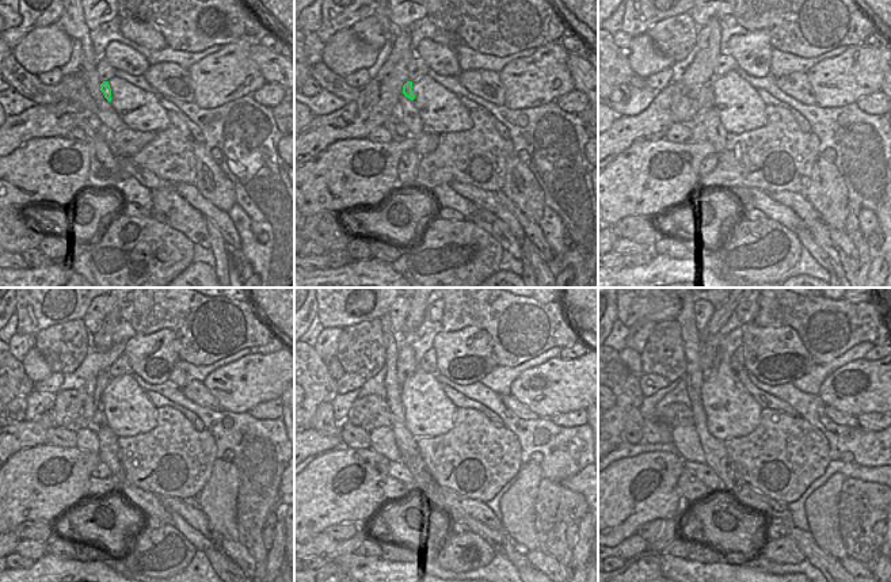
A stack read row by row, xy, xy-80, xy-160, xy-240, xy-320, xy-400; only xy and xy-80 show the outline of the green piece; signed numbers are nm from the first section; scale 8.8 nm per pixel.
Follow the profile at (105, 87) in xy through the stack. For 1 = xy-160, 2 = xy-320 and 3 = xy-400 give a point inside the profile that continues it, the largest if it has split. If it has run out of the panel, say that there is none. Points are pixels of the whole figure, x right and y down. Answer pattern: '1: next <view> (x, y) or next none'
1: next xy-160 (684, 106)
2: next xy-320 (372, 411)
3: next xy-400 (676, 414)

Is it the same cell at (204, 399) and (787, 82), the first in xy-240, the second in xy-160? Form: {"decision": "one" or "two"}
{"decision": "one"}

